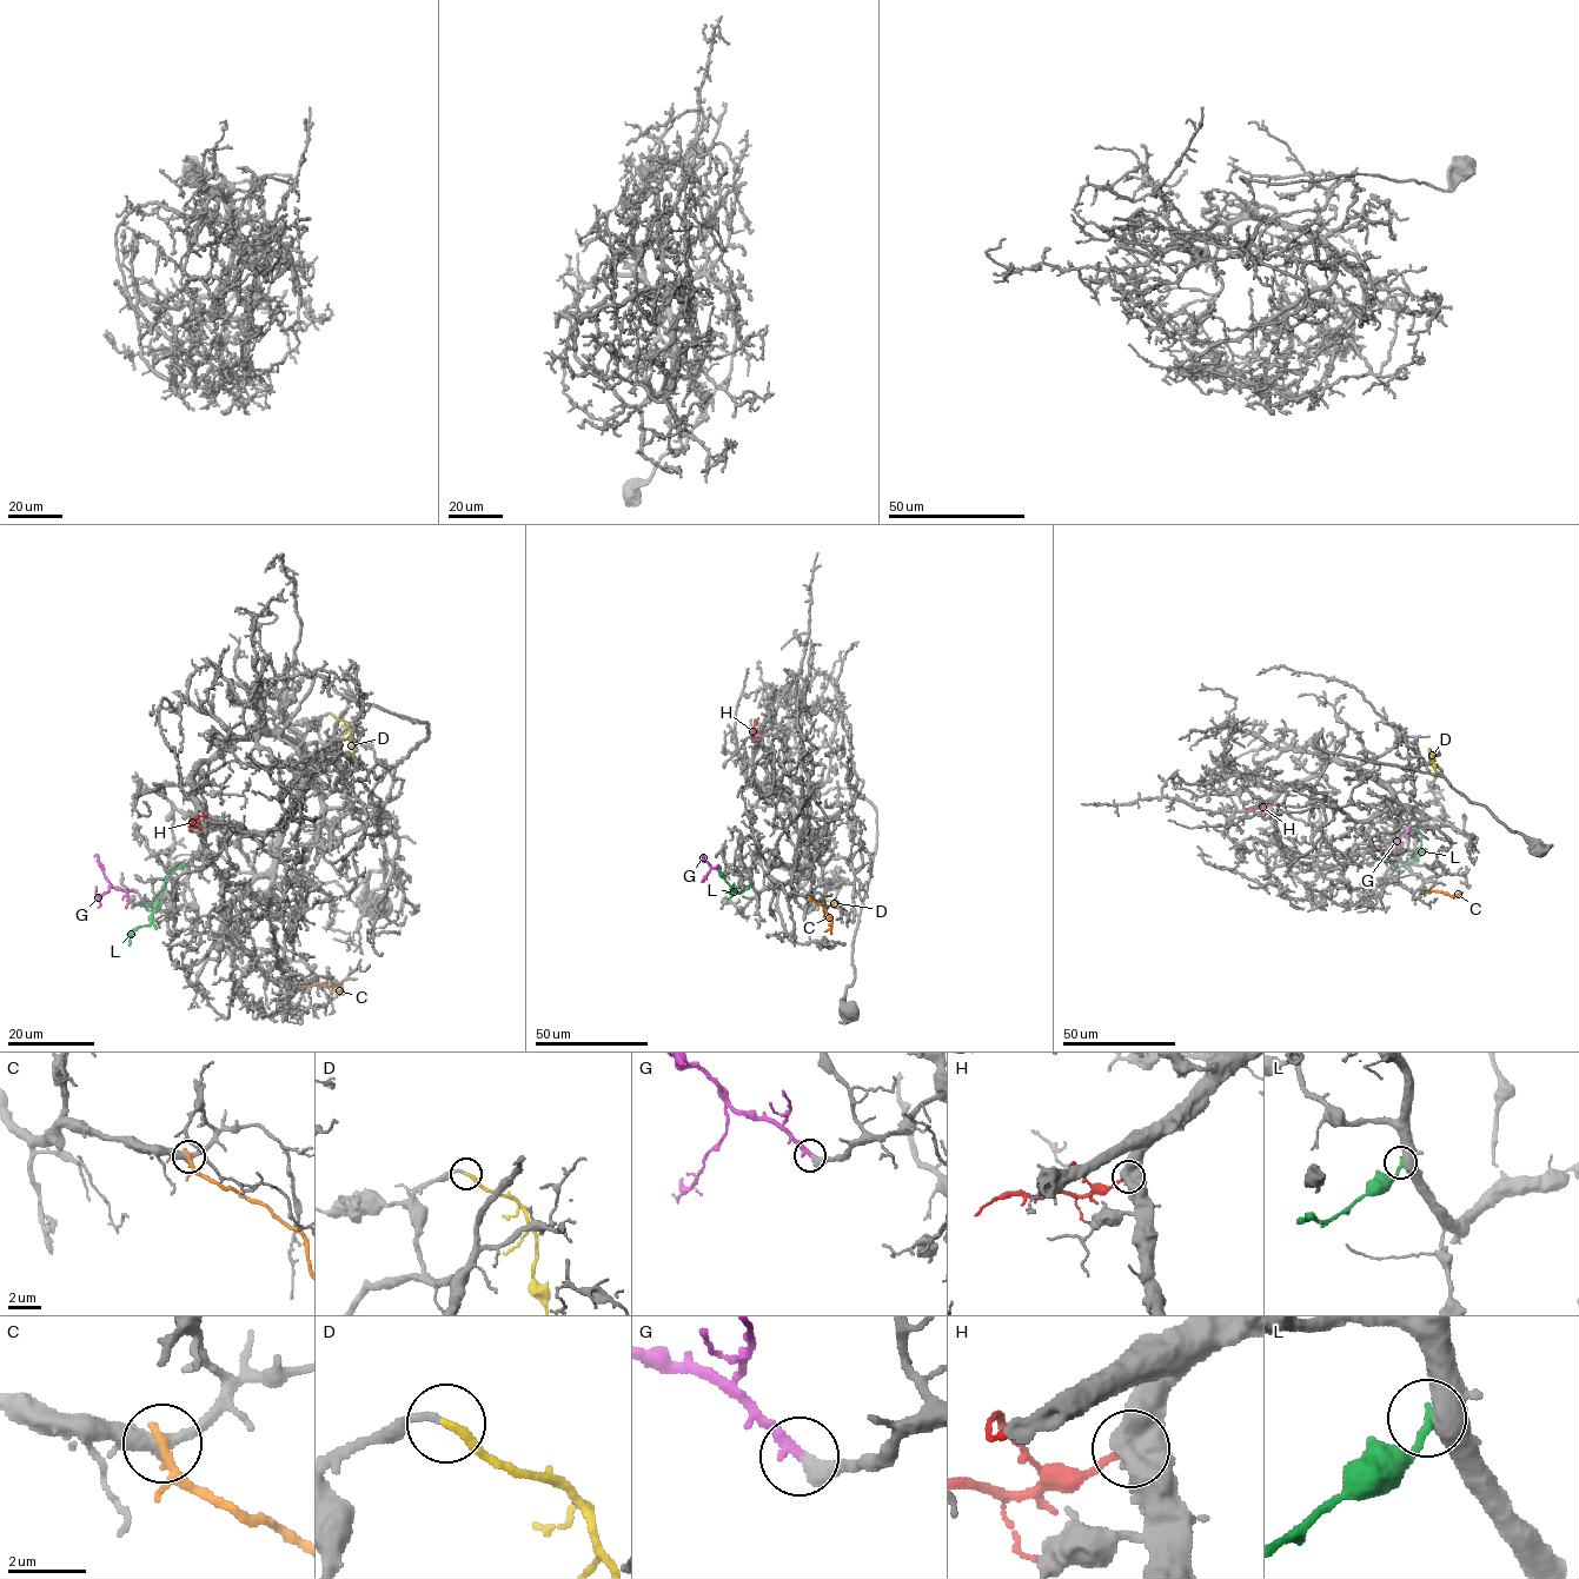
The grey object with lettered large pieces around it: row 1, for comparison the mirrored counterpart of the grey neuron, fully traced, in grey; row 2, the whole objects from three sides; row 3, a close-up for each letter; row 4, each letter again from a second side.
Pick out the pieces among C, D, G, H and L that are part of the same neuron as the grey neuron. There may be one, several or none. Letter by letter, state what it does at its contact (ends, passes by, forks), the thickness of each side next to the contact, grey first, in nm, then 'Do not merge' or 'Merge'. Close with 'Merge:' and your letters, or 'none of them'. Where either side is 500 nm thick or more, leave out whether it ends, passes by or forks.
C: It passes by. Thickness 280 nm (grey) against 190 nm. Do not merge
D: It ends there. Thickness 200 nm (grey) against 240 nm. Merge
G: It ends there. Thickness 440 nm (grey) against 320 nm. Merge
H: It ends there. Thickness 400 nm (grey) against 280 nm. Do not merge
L: Thickness 500 nm (grey) against 240 nm. Do not merge
Merge: D, G

